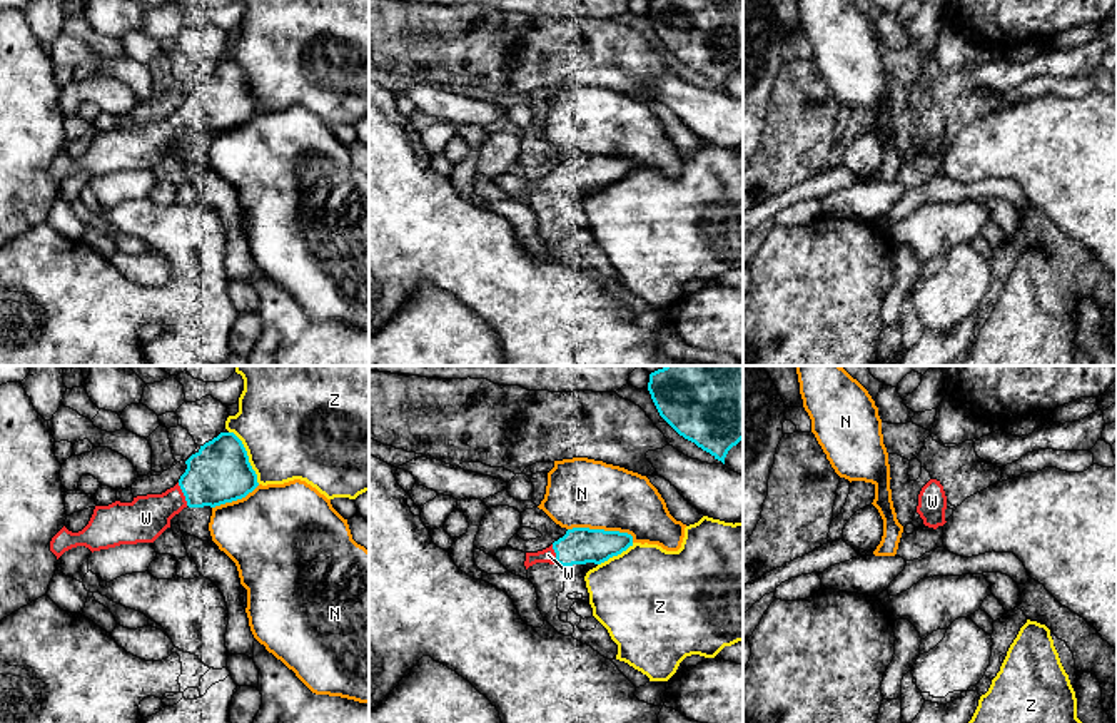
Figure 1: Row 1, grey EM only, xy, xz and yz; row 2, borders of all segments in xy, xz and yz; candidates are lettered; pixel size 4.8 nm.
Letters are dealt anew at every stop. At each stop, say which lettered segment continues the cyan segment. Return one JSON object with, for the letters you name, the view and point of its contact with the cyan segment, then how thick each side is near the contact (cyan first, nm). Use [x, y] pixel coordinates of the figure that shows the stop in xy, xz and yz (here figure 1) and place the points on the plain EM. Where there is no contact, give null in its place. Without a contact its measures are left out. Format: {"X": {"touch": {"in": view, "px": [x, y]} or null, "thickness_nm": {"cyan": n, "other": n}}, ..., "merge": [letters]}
{"W": {"touch": {"in": "xy", "px": [184, 121]}, "thickness_nm": {"cyan": 300, "other": 220}}, "merge": ["W"]}

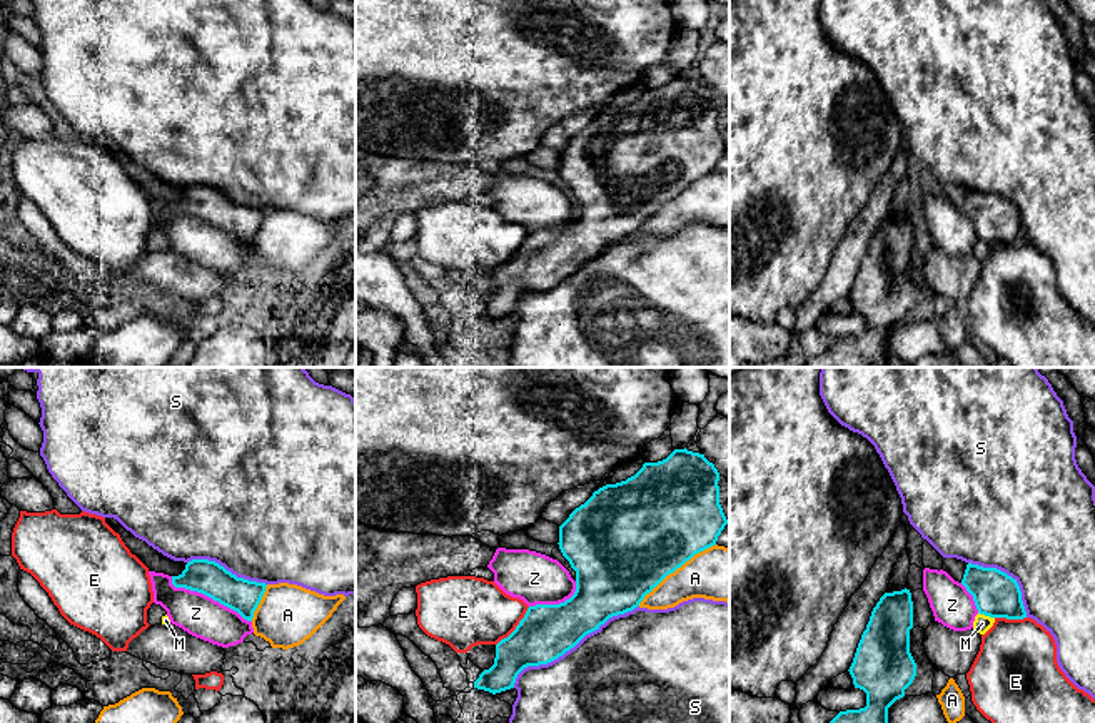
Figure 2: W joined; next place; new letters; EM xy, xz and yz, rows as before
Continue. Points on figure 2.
{"merge": []}

